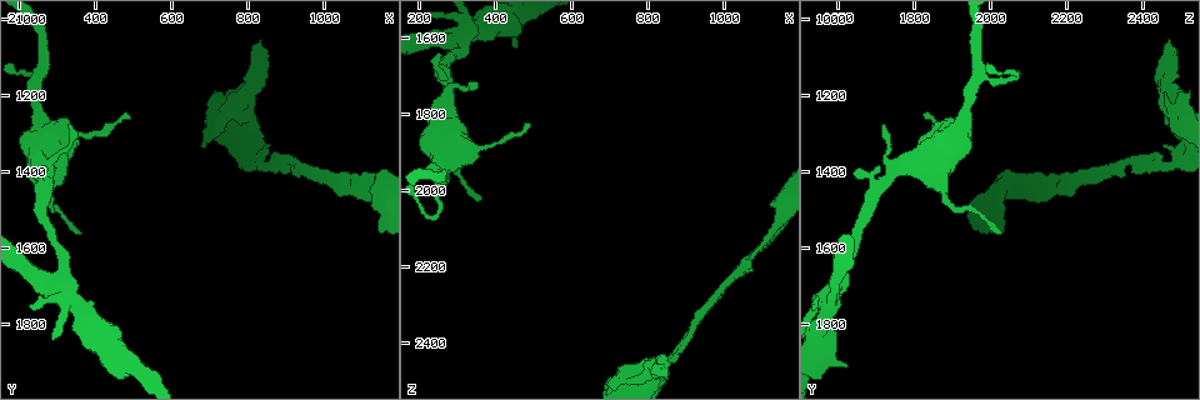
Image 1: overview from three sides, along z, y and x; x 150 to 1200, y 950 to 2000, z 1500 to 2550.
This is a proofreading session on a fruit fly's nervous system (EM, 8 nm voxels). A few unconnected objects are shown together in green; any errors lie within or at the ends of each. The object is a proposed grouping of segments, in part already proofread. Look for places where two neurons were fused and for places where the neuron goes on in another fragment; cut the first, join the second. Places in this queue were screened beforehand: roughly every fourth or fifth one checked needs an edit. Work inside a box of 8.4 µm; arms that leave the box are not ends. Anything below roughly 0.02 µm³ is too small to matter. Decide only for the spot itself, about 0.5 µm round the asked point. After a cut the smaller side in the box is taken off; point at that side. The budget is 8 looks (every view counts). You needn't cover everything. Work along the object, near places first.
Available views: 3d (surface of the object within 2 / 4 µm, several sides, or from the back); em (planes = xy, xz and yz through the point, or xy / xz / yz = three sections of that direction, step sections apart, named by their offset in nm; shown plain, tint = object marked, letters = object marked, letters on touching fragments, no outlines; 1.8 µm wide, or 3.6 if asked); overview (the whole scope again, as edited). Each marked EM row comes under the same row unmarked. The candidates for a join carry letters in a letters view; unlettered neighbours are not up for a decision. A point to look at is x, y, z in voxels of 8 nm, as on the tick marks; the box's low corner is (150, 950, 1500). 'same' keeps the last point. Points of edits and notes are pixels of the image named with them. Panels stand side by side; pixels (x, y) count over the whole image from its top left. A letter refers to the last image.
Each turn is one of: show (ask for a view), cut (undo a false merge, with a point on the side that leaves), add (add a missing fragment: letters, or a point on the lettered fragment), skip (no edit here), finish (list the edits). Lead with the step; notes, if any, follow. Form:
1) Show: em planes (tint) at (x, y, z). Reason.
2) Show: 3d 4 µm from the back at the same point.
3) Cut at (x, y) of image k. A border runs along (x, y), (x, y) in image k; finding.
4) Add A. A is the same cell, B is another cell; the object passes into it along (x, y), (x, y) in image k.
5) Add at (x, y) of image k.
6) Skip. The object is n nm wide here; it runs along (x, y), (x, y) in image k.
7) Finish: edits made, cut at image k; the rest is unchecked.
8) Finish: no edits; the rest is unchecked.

Show: 3d 4 µm at (830, 1370, 2495).

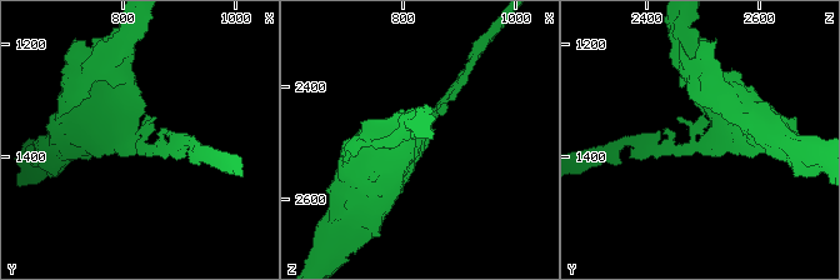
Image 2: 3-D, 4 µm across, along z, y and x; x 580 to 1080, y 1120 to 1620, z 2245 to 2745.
Show: em yz step 4 (tint) at (825, 1375, 2490). Need the tissue.

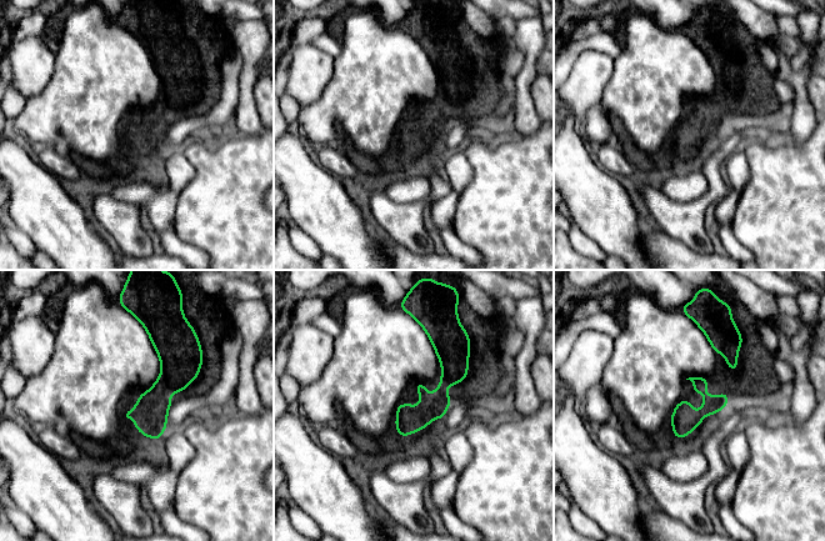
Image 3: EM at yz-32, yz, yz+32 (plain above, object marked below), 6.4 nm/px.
Show: em planes (letters) at the same point.

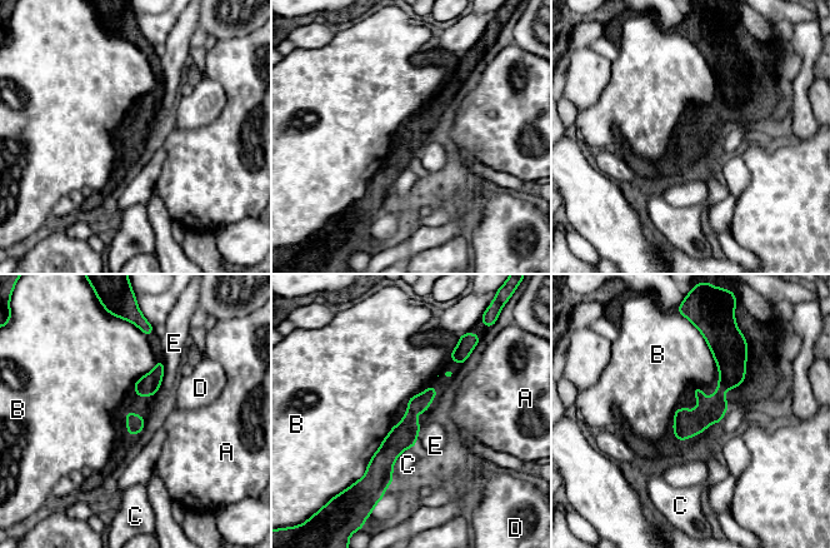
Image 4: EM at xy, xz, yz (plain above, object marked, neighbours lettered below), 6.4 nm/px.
Skip. A, B, C, D and E are other cells; continuous, no second neuron.

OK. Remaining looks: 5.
Show: em 3.6 µm planes (letters) at (835, 1060, 2470). Branch stops here.

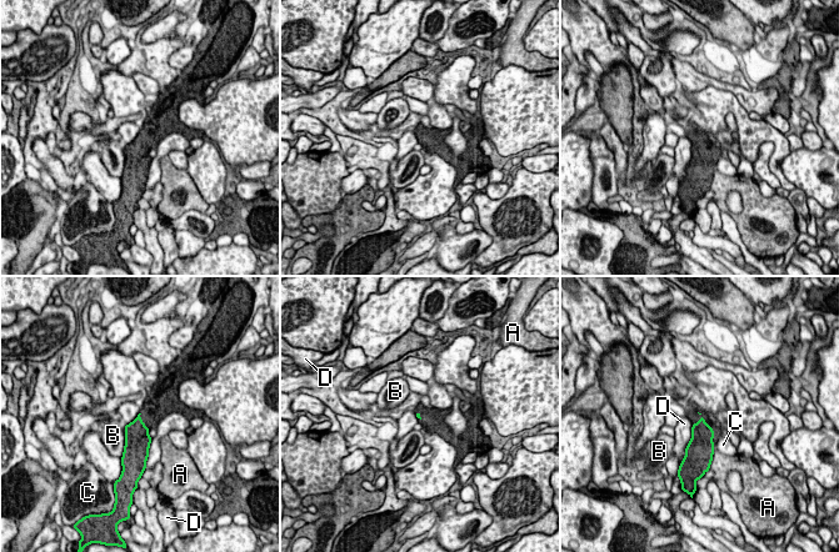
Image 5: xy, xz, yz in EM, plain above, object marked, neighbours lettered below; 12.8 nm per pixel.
Skip. A, B, C and D are other cells; a border runs along (693, 425), (690, 441), (684, 456) in image 5; no lettered fragment goes on from it.

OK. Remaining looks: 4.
Show: em planes (tint) at (325, 1705, 1590).

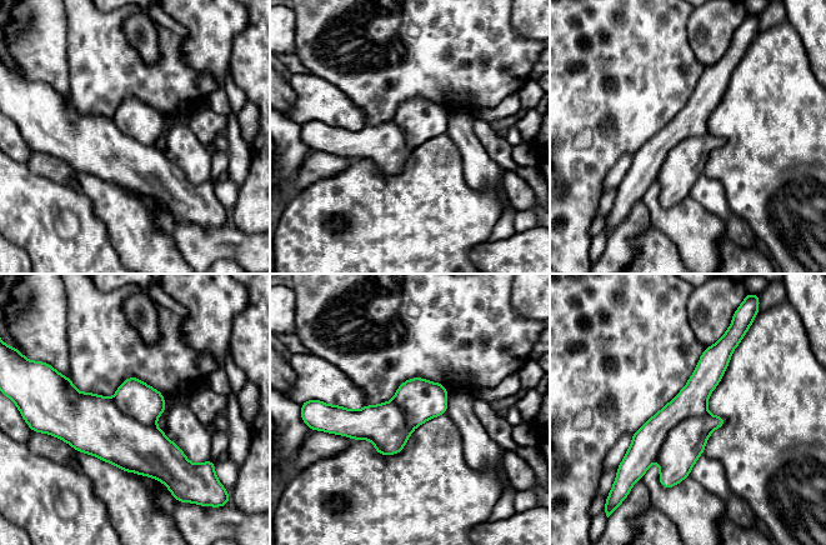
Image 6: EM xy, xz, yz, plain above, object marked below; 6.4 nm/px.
Show: em planes (letters) at the same point.

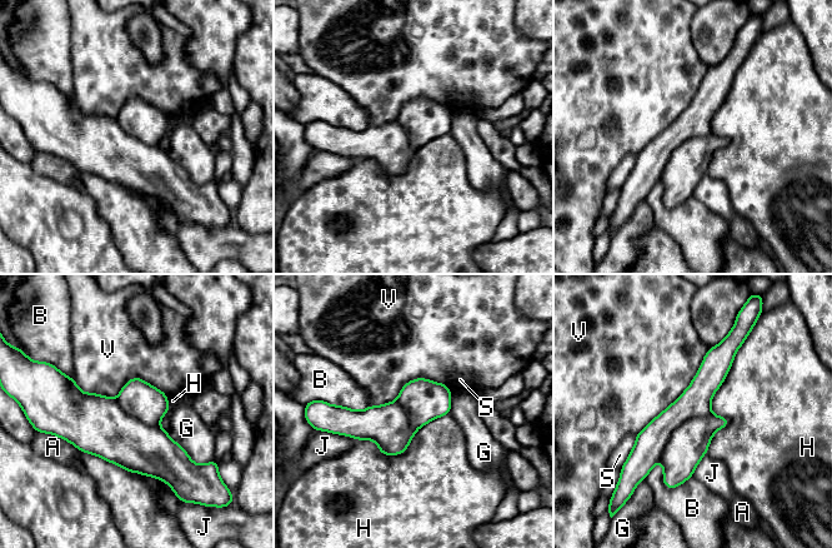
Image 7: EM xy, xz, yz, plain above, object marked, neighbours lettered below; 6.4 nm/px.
Cut at (687, 444) of image 7. A, B, G, H, J, S and V are other cells; a border runs along (710, 412), (683, 421), (660, 459) in image 7; two neurons meet here.

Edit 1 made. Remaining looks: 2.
Finish: edits made, cut at image 7; the rest is unchecked.

